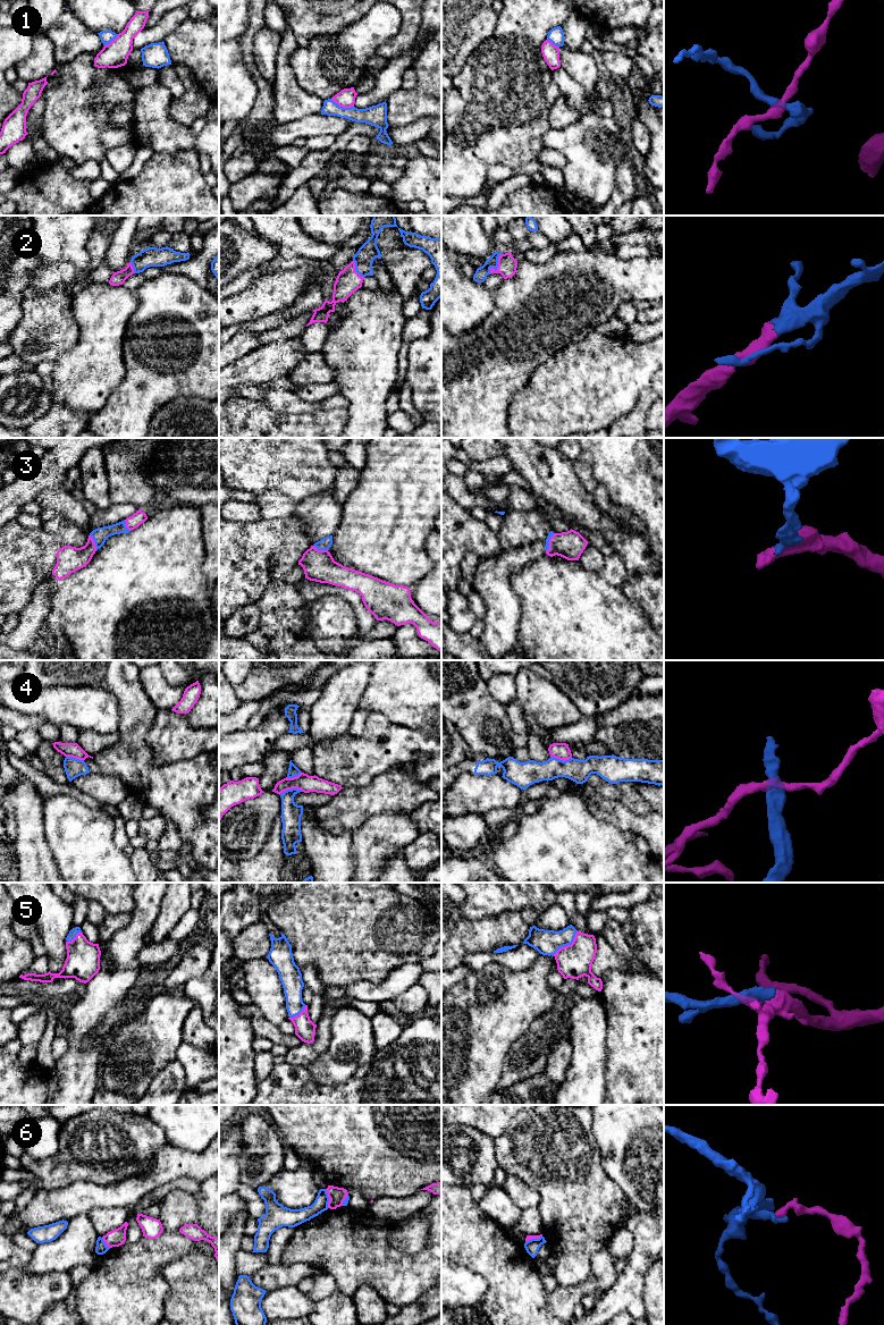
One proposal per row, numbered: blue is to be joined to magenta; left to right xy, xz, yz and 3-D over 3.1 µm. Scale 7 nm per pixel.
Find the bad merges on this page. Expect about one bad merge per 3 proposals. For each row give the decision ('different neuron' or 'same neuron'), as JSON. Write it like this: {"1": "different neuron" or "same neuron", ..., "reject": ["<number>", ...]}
{"1": "different neuron", "2": "same neuron", "3": "same neuron", "4": "different neuron", "5": "same neuron", "6": "different neuron", "reject": ["1", "4", "6"]}

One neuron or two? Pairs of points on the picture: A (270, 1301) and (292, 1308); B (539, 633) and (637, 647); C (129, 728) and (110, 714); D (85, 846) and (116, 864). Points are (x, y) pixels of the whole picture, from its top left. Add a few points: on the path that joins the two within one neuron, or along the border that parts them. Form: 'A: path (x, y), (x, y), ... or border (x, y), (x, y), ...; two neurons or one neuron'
A: path (276, 1304), (286, 1304); one neuron
B: path (563, 633), (572, 633), (586, 647), (613, 647); one neuron
C: border (115, 695), (118, 702), (118, 731); two neurons
D: path (93, 854), (103, 864), (108, 864); one neuron

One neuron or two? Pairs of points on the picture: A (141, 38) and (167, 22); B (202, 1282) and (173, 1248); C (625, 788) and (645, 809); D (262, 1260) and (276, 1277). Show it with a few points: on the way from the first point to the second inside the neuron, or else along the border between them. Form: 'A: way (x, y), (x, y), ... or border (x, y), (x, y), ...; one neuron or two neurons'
A: way (148, 35), (154, 34), (160, 28); one neuron
B: border (199, 1251), (176, 1257), (166, 1264), (159, 1273); two neurons
C: way (630, 793), (640, 804); one neuron
D: border (267, 1263), (247, 1275); two neurons

